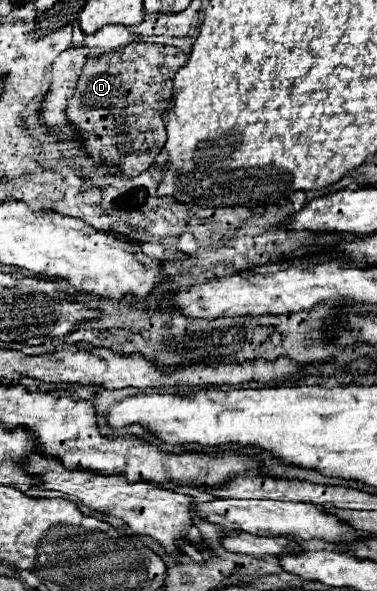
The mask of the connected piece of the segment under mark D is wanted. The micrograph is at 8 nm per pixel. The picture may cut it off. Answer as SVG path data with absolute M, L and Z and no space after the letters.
M131 43L121 51L87 61L67 117L83 135L85 149L95 161L123 167L125 177L137 177L155 163L167 141L163 111L171 107L173 77L185 61L187 55L177 47L151 43Z

